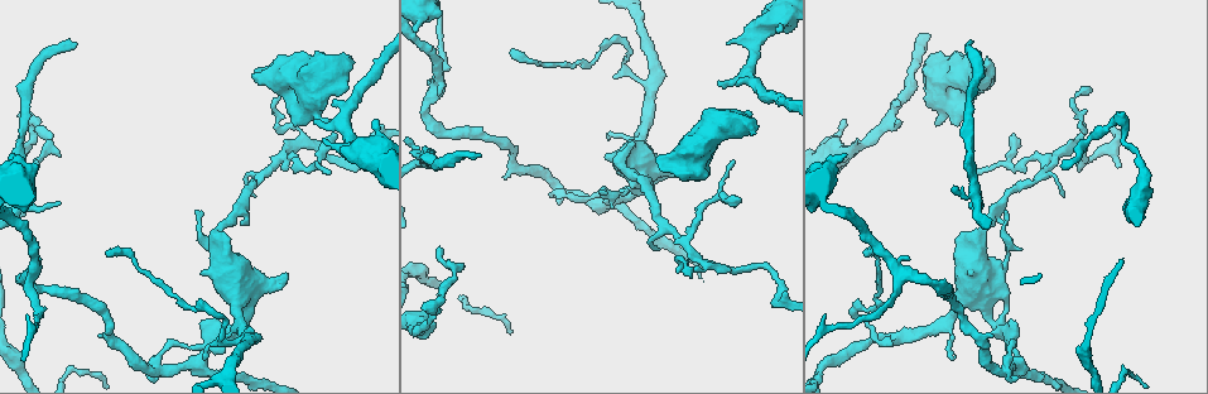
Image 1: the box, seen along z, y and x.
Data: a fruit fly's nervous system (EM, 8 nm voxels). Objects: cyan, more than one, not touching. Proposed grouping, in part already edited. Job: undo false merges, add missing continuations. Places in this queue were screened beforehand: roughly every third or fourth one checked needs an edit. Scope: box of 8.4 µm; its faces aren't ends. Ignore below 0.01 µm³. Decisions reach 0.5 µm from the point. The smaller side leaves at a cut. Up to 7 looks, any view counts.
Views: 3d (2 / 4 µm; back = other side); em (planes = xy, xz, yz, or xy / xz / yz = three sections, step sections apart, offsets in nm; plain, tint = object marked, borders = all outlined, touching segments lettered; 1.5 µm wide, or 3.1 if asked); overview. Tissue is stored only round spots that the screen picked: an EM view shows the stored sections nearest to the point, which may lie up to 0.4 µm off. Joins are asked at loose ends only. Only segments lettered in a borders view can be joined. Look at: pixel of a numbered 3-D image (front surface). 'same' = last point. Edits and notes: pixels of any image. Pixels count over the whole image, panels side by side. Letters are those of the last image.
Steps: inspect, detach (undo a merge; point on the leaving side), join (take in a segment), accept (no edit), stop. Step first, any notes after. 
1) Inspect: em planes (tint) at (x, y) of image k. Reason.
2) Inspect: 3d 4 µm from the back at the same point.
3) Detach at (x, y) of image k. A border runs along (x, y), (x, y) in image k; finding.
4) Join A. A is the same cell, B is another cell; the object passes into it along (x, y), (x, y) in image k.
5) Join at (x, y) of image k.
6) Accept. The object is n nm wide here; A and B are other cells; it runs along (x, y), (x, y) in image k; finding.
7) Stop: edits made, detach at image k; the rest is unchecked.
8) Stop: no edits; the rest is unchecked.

Inspect: 3d 4 µm at (660, 164) of image 1. An open end.

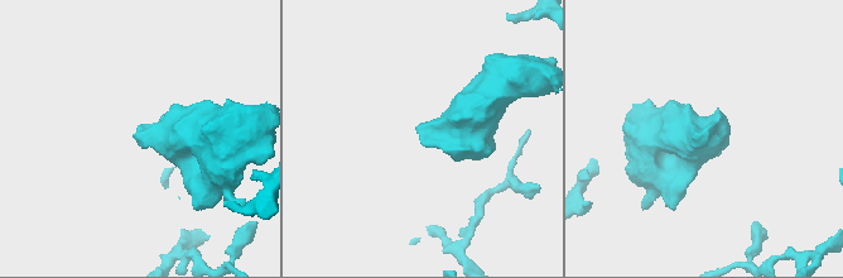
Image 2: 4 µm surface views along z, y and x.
Inspect: em planes (borders) at (421, 139) of image 2. Now the EM.

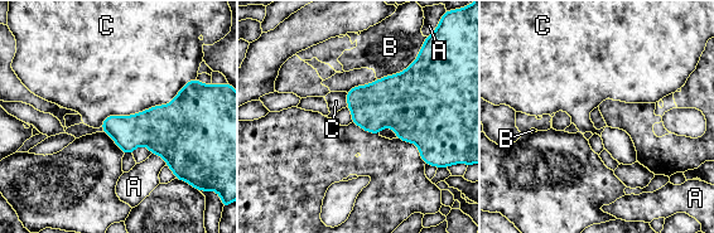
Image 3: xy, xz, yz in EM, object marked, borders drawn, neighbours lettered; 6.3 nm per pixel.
Accept. A, B and C are other cells; a border runs along (191, 81), (169, 102), (100, 126) in image 3; none of them fits.

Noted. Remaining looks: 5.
Inspect: 3d 2 µm at (348, 56) of image 1. Free end.

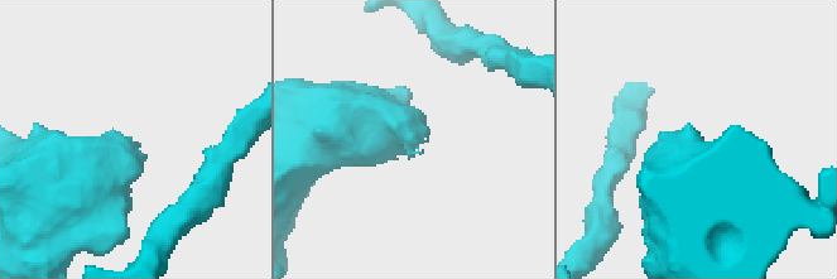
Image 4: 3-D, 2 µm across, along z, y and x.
Inspect: em planes (borders) at (135, 142) of image 4.

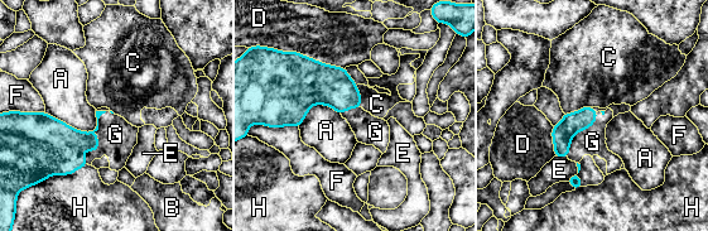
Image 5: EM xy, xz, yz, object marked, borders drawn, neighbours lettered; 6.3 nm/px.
Join G. The longest contact is with G, 360 nm; G is the same cell, A, B, C, D, E, F and H are other cells; the object passes into it along (58, 147), (97, 143), (116, 138) in image 5; the cell continues.

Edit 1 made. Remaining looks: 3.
Inspect: em xz step 4 (borders) at (479, 155) of image 1. An open end.

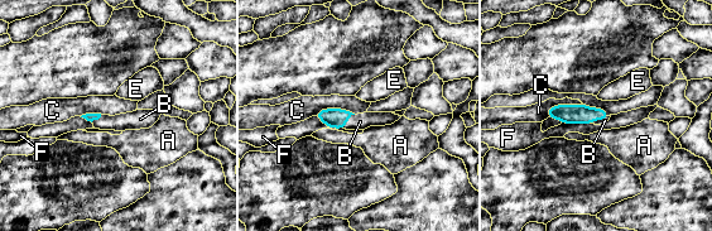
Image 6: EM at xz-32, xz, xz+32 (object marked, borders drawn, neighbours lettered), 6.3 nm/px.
Inspect: em xy step 4 (borders) at the same point.

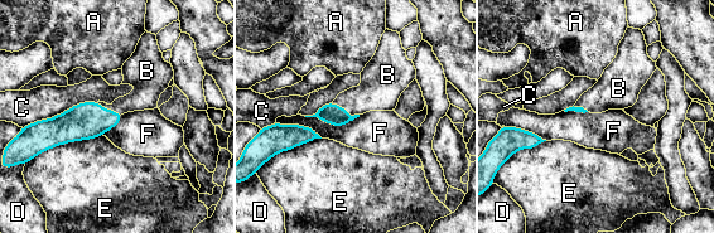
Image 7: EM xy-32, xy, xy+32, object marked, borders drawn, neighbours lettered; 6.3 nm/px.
Join B. B is the same cell, A, C, D, E and F are other cells; the object passes into it along (333, 115), (347, 111), (380, 90) in image 7; the cell continues.

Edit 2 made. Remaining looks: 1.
Stop: edits made, join at image 5, join at image 7; the rest is unchecked.

